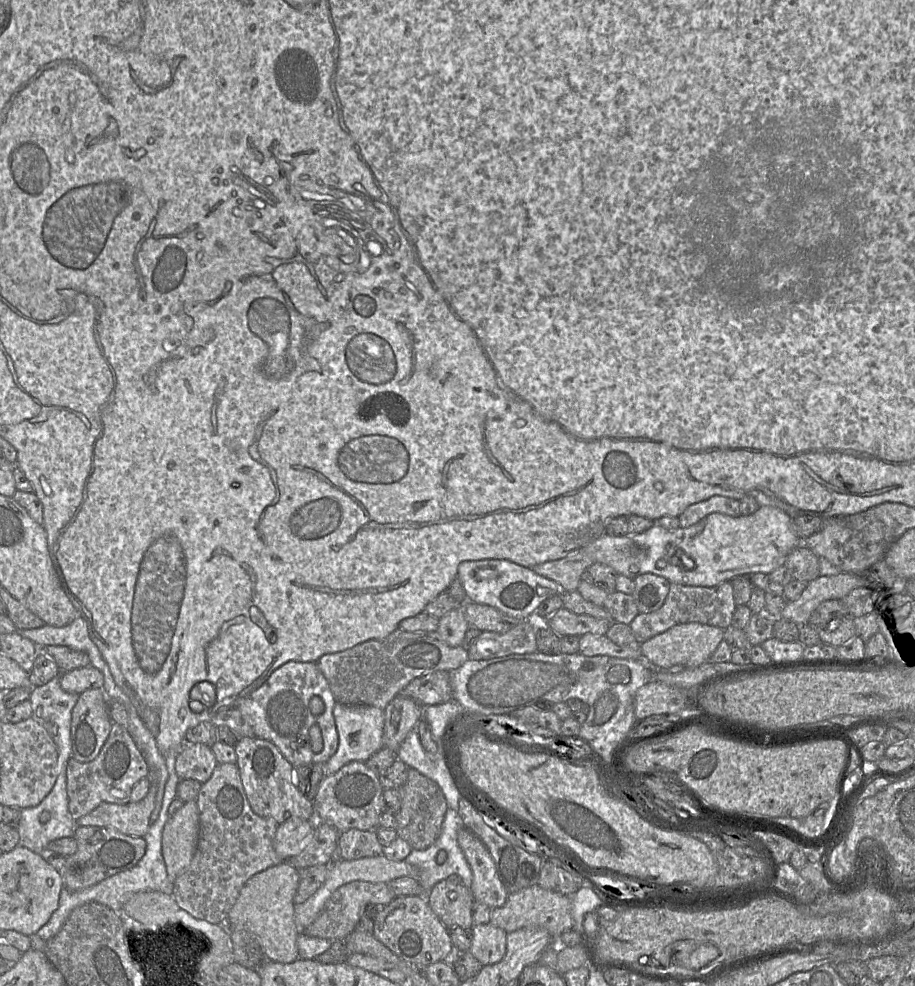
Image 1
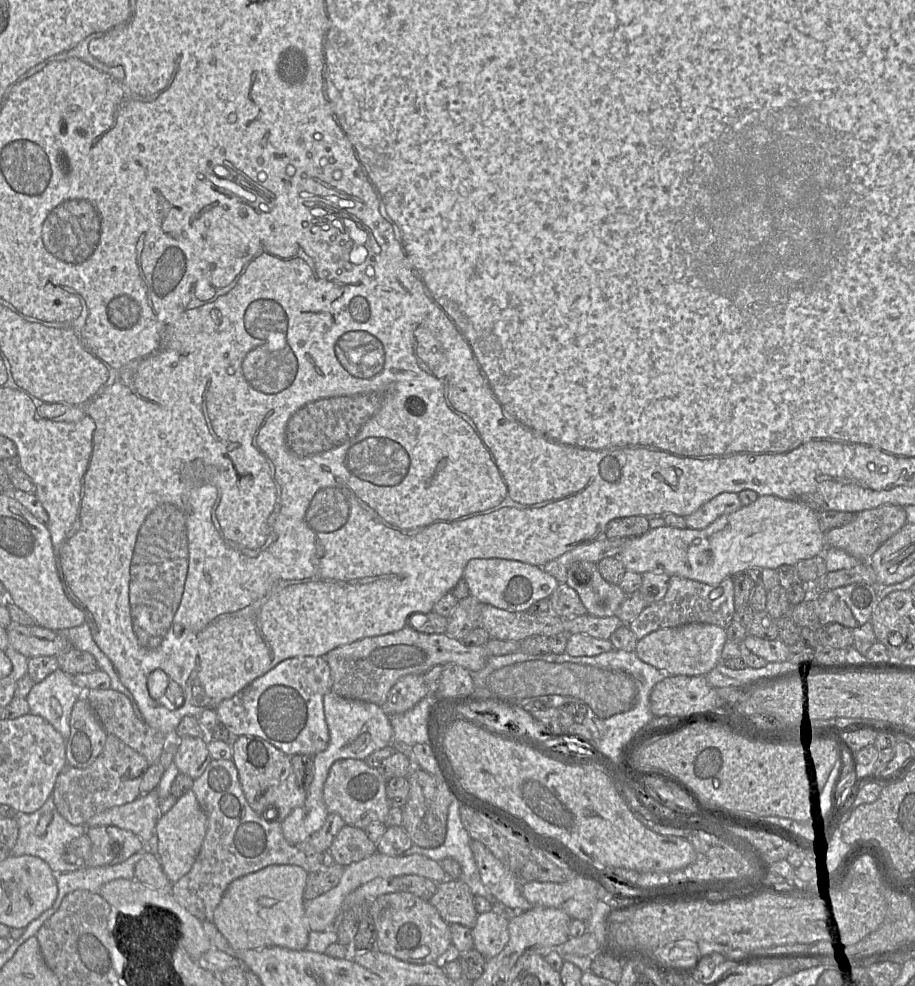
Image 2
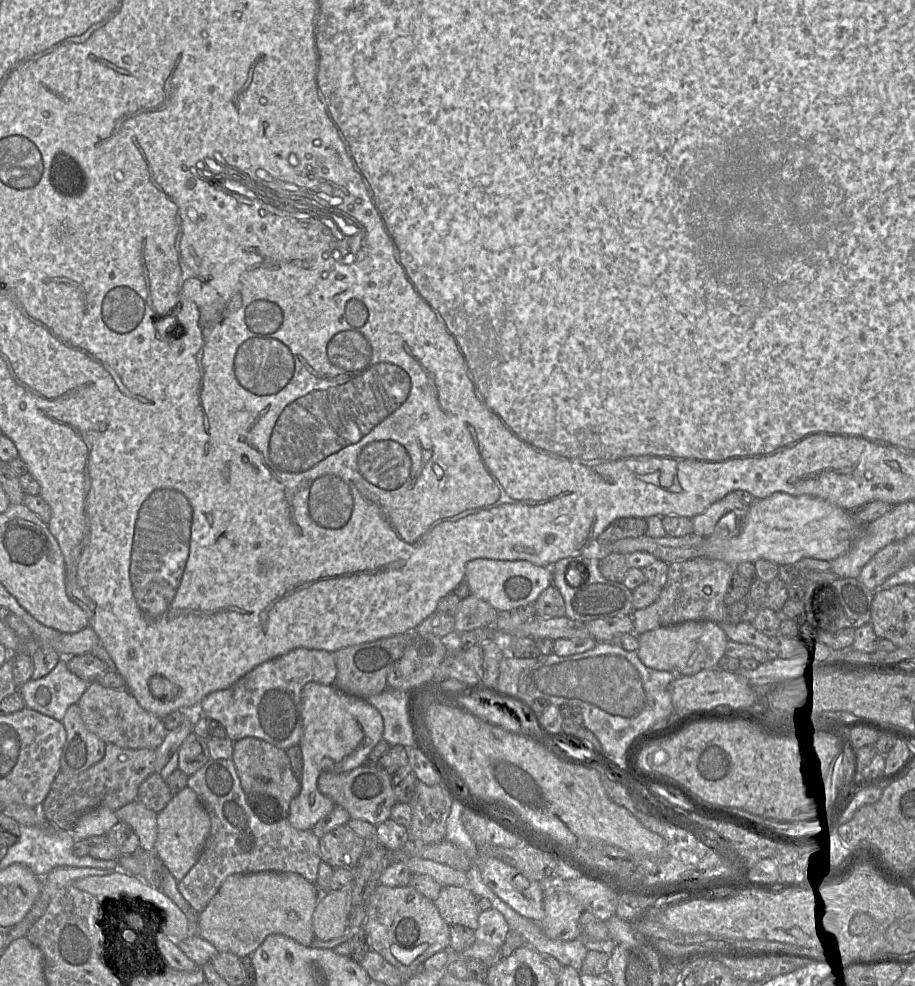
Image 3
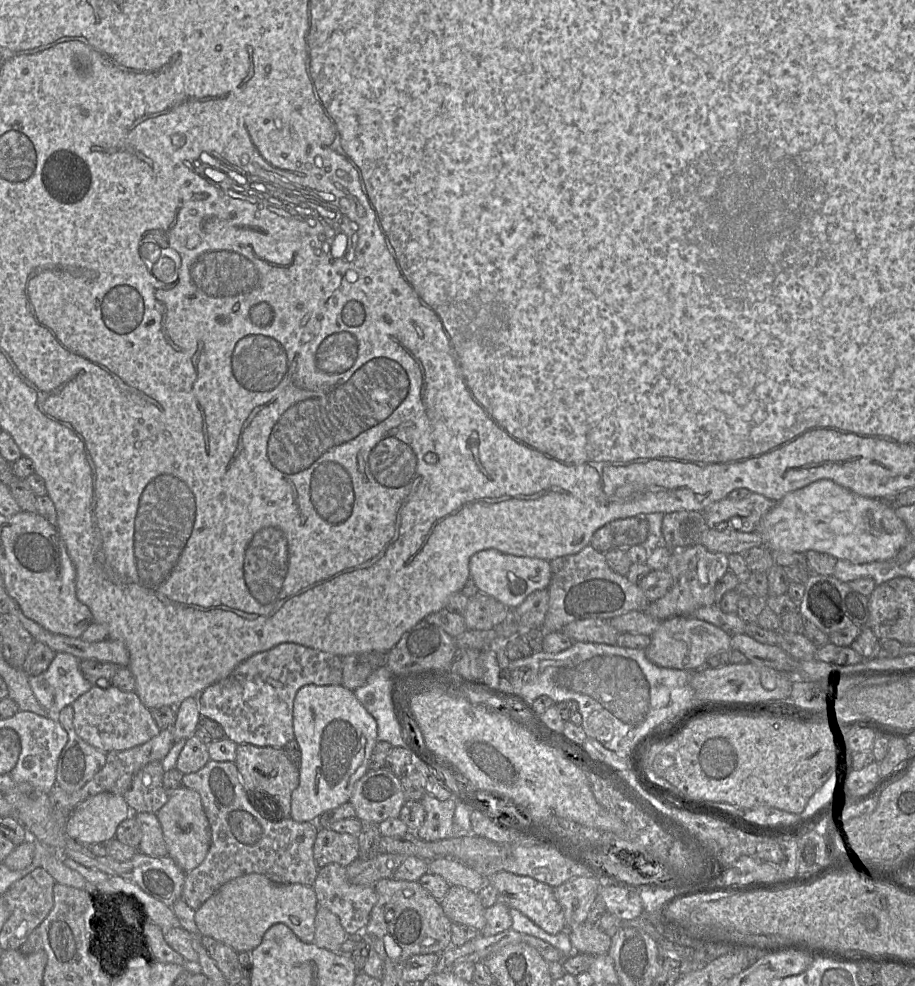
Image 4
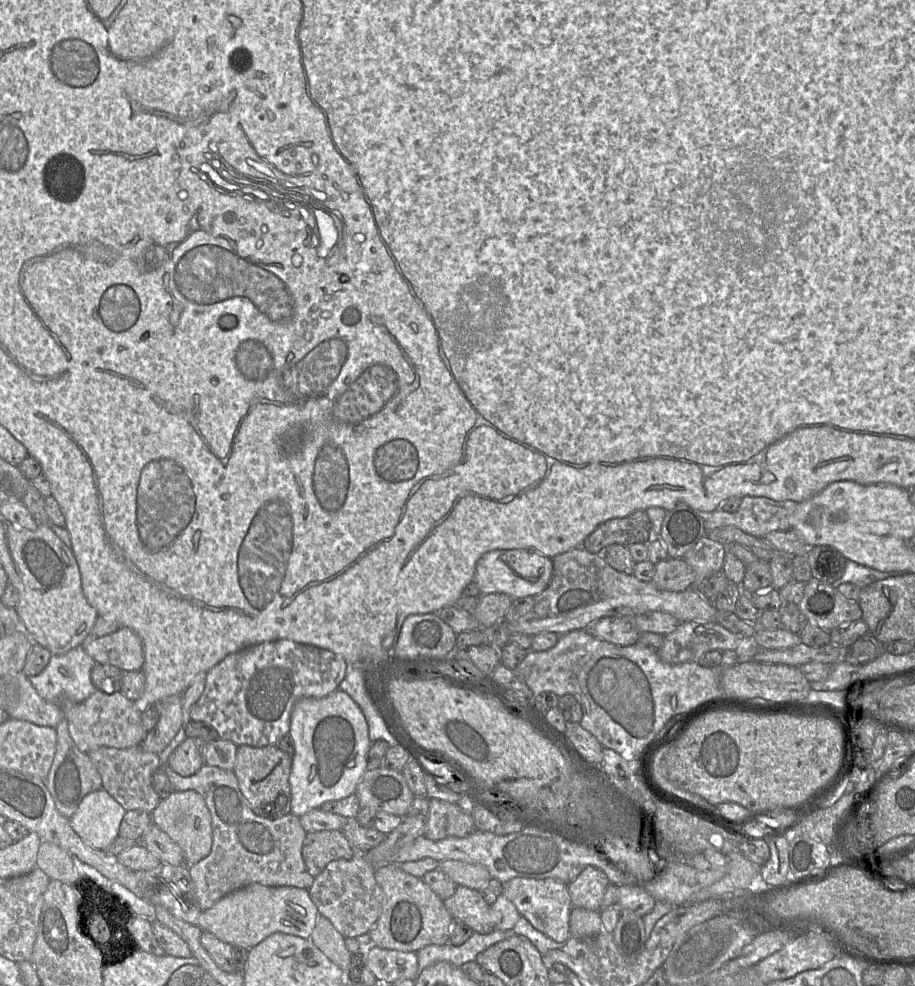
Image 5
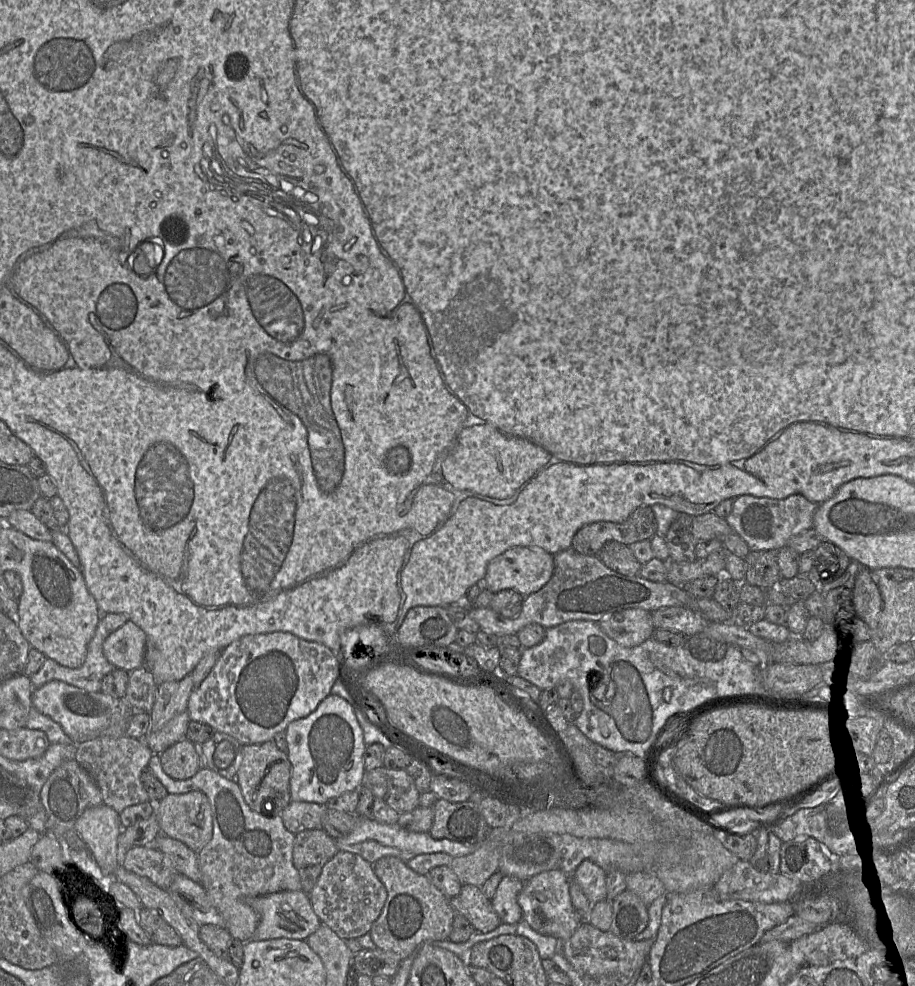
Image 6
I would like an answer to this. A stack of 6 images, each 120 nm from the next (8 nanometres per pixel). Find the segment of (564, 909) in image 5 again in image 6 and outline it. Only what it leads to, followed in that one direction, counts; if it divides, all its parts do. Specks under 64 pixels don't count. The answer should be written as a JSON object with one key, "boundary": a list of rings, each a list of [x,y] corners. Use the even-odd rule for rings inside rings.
{"boundary":[[[561,870],[544,871],[526,880],[518,895],[523,920],[541,935],[551,936],[561,941],[568,940],[584,921],[572,905],[569,889],[570,876]]]}

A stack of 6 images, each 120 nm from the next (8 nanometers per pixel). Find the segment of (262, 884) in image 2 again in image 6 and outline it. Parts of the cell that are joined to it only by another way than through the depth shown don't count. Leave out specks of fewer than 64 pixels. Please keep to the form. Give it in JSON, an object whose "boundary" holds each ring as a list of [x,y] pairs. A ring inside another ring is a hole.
{"boundary":[[[282,891],[249,900],[249,905],[259,916],[258,926],[251,939],[263,941],[269,939],[305,940],[322,924],[315,914],[309,895],[301,891]]]}

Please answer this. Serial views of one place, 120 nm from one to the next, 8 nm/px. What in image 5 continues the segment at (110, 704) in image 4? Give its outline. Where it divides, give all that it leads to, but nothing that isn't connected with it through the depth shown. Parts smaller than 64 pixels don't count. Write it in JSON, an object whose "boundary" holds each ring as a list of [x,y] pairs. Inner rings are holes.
{"boundary":[[[95,690],[86,700],[77,703],[64,711],[64,718],[68,722],[69,734],[77,748],[84,753],[97,747],[126,749],[139,746],[147,731],[141,723],[141,713],[136,702],[126,698],[122,692],[112,694]]]}

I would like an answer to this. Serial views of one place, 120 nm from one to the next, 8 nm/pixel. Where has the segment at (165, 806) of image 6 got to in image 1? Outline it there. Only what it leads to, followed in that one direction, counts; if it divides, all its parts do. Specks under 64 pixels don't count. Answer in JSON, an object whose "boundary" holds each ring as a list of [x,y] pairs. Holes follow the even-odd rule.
{"boundary":[[[189,801],[172,815],[162,832],[162,855],[170,881],[191,863],[199,838],[197,801]]]}

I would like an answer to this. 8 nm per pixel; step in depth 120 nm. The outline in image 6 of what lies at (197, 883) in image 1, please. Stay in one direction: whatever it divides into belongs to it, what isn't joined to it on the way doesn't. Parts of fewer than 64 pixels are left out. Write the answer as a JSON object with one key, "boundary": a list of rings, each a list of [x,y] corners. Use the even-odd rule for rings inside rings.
{"boundary":[[[153,754],[147,766],[164,786],[168,794],[183,794],[190,791],[203,792],[210,803],[213,833],[210,842],[198,853],[198,864],[201,873],[201,885],[213,905],[224,919],[225,928],[231,937],[247,942],[258,926],[259,916],[249,905],[249,900],[282,891],[301,891],[301,881],[293,864],[293,843],[295,835],[289,832],[280,816],[265,817],[252,810],[245,802],[240,787],[234,780],[229,780],[206,767],[187,780],[174,780],[165,774],[161,767],[159,754]]]}

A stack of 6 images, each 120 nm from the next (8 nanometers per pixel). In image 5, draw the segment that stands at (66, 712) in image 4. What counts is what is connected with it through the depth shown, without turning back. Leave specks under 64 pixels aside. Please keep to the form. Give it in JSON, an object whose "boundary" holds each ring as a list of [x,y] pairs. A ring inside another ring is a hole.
{"boundary":[[[66,718],[60,721],[55,729],[57,734],[56,751],[45,782],[56,809],[61,815],[69,819],[87,794],[102,788],[102,782],[99,772],[87,753],[81,752],[72,740]]]}

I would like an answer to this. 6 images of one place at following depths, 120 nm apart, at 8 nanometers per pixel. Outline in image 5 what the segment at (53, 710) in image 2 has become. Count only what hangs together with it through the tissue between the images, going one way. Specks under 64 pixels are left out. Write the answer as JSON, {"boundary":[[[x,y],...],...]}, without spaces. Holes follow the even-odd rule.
{"boundary":[[[83,645],[65,654],[52,655],[46,668],[29,681],[44,700],[57,703],[70,700],[80,703],[96,690],[91,680],[91,670],[96,665]]]}

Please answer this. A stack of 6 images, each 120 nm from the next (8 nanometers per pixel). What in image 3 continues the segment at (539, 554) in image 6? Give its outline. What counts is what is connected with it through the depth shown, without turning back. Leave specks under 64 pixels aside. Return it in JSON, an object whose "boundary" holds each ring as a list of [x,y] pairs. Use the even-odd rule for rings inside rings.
{"boundary":[[[473,559],[466,564],[465,577],[471,594],[488,602],[499,613],[535,603],[541,592],[553,583],[551,568],[525,560]]]}

